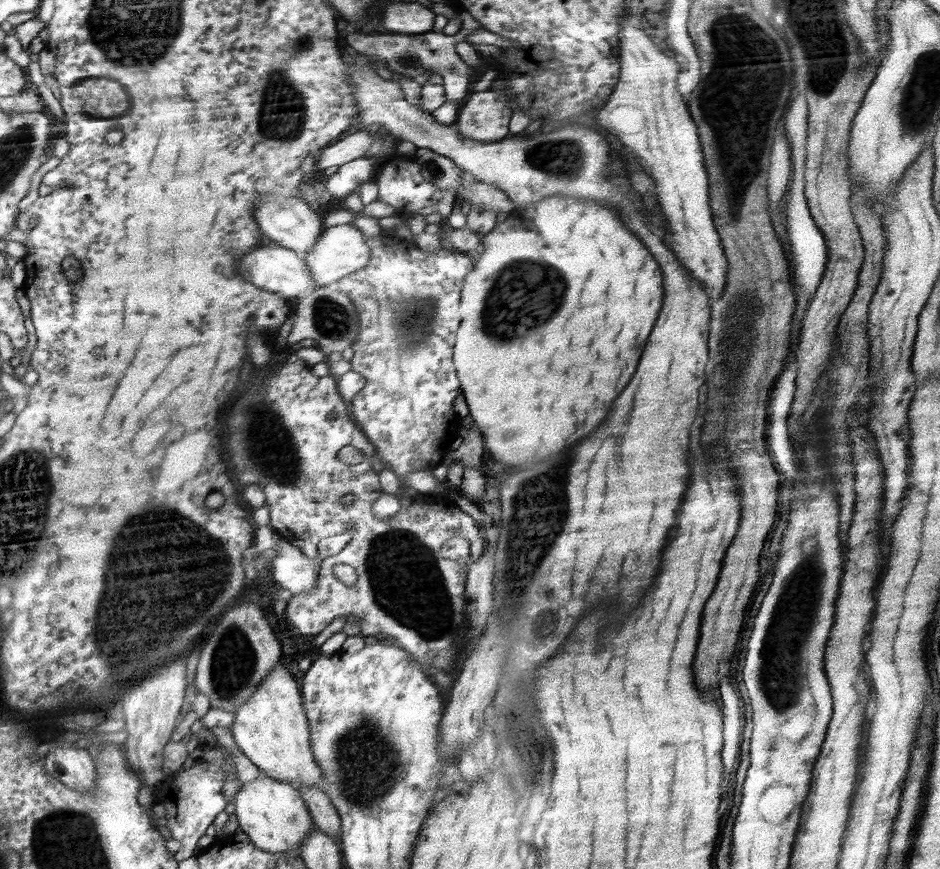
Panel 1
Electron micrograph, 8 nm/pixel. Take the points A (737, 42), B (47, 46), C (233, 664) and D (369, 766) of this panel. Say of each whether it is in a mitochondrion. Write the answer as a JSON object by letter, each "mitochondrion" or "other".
{"A":"mitochondrion","B":"other","C":"mitochondrion","D":"mitochondrion"}

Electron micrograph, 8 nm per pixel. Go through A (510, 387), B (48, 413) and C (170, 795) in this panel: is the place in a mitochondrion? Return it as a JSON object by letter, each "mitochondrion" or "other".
{"A":"other","B":"other","C":"other"}

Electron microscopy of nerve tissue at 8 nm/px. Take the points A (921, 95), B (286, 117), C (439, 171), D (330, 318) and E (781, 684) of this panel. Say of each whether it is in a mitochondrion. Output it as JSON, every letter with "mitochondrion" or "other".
{"A":"mitochondrion","B":"mitochondrion","C":"mitochondrion","D":"mitochondrion","E":"mitochondrion"}

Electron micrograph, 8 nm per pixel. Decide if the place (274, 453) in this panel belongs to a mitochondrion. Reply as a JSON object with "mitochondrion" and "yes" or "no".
{"mitochondrion":"yes"}

